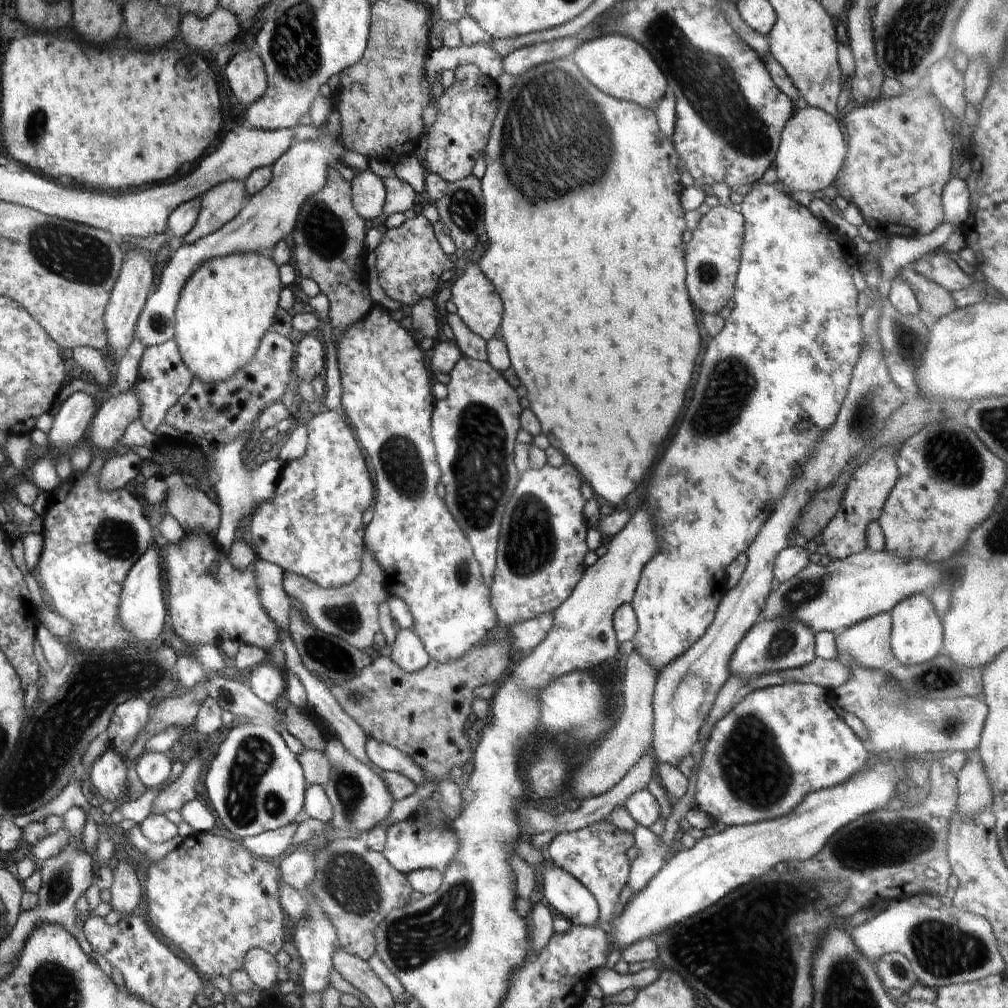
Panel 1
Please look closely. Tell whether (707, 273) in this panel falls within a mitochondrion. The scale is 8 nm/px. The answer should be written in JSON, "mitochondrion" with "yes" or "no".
{"mitochondrion":"yes"}

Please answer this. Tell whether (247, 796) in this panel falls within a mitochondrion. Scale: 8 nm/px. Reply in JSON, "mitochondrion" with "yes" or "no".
{"mitochondrion":"yes"}

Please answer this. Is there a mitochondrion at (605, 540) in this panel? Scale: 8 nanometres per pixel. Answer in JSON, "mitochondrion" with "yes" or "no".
{"mitochondrion":"no"}

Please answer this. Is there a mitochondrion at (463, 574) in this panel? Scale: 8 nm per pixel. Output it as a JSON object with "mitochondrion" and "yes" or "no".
{"mitochondrion":"yes"}

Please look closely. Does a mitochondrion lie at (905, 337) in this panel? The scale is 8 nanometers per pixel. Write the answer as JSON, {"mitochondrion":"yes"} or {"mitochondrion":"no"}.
{"mitochondrion":"yes"}

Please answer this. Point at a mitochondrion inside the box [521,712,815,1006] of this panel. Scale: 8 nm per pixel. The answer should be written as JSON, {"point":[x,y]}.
{"point":[703,942]}

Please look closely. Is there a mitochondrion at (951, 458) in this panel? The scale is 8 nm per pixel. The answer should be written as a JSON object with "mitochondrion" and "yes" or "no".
{"mitochondrion":"yes"}

